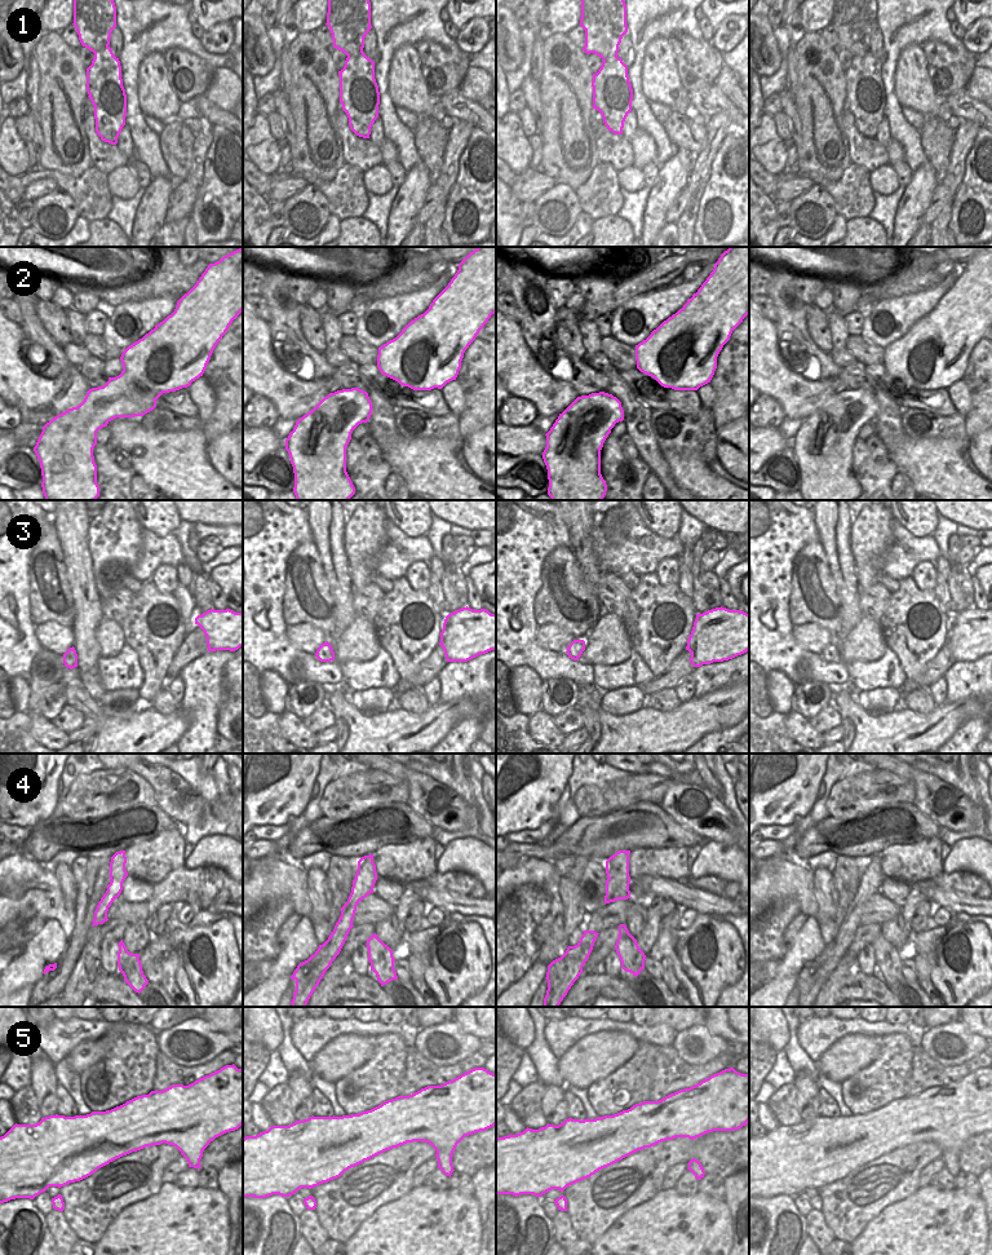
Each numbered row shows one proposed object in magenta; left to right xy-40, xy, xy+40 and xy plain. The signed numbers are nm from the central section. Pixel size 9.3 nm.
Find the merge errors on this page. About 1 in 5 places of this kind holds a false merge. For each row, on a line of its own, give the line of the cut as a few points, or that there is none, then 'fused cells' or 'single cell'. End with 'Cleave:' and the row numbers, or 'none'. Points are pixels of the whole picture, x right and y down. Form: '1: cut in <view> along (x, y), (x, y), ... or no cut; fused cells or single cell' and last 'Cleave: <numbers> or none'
1: cut in xy along (362, 51), (355, 56), (348, 57); fused cells
2: no cut; single cell
3: no cut; single cell
4: cut in xy along (355, 878), (364, 888), (372, 888); fused cells
5: no cut; single cell
Cleave: 1, 4

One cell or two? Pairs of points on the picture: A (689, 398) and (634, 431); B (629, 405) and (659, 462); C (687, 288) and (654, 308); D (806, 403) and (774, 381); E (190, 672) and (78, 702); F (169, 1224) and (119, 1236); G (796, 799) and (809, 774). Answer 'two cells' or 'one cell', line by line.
A: two cells
B: one cell
C: one cell
D: one cell
E: two cells
F: one cell
G: one cell

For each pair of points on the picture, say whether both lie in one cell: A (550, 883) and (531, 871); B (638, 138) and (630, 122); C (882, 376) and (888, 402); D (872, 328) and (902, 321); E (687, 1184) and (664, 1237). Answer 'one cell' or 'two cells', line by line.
A: two cells
B: two cells
C: two cells
D: one cell
E: two cells

